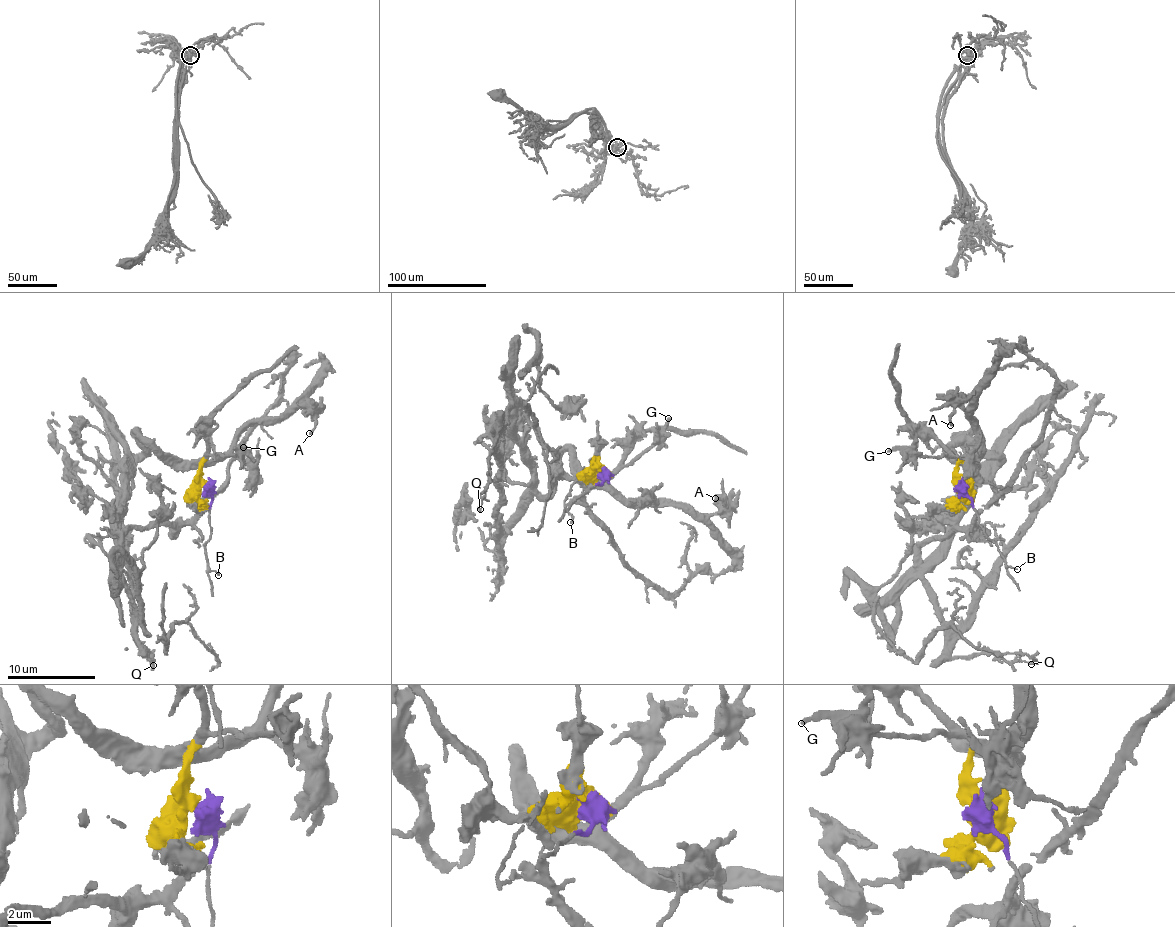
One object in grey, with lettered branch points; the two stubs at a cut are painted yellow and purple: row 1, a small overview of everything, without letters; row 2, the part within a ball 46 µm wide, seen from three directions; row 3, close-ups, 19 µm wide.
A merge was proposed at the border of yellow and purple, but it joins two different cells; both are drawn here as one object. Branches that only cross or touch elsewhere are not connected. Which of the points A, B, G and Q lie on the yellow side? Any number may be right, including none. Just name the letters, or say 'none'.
A, G, Q

